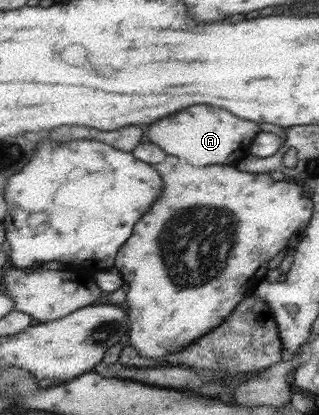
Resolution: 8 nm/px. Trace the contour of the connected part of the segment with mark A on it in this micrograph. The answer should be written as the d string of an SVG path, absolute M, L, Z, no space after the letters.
M191 105L171 117L155 121L149 127L147 137L168 155L183 157L195 167L205 167L205 165L233 165L241 161L243 157L249 155L249 145L257 133L259 133L257 123L243 121L225 109L217 109L211 105Z

